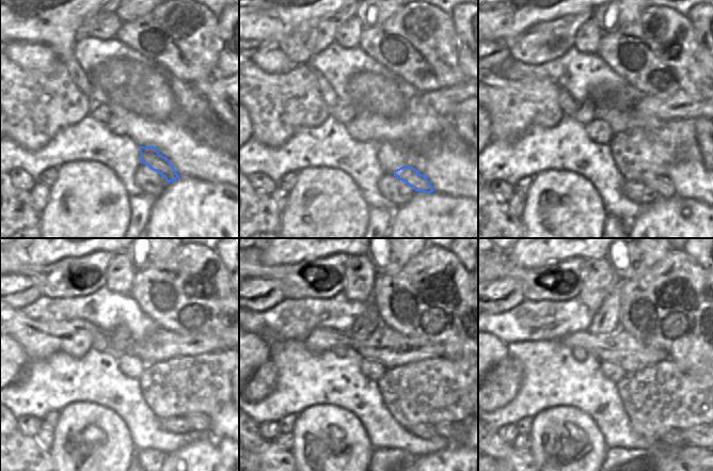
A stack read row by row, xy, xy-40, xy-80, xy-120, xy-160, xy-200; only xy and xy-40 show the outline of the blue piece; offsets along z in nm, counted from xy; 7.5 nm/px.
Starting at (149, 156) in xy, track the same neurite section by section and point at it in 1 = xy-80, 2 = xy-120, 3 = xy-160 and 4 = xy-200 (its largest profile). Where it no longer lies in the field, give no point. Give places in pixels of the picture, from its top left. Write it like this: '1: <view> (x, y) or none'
1: xy-80 (663, 186)
2: xy-120 (197, 422)
3: xy-160 (455, 433)
4: xy-200 (695, 436)

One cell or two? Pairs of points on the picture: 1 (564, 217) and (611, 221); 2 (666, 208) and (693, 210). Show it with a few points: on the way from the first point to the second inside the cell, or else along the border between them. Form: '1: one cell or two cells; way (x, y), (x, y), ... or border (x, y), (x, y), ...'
1: two cells; border (607, 215), (603, 226)
2: one cell; way (672, 210), (686, 210)

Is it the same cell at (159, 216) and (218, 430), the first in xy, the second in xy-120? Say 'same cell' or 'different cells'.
different cells

